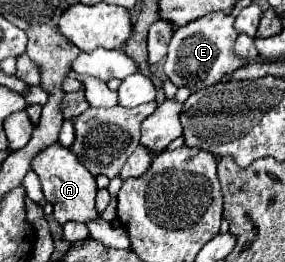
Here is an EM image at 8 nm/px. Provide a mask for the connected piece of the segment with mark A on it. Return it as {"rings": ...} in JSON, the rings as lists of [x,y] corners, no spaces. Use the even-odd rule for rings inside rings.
{"rings":[[[53,143],[51,147],[45,147],[43,151],[39,151],[39,155],[35,155],[31,169],[37,173],[41,181],[45,199],[55,207],[53,217],[59,223],[65,223],[65,221],[87,223],[99,217],[95,211],[95,193],[97,193],[95,177],[87,173],[87,169],[77,161],[77,157],[67,147],[63,147],[61,143]]]}

